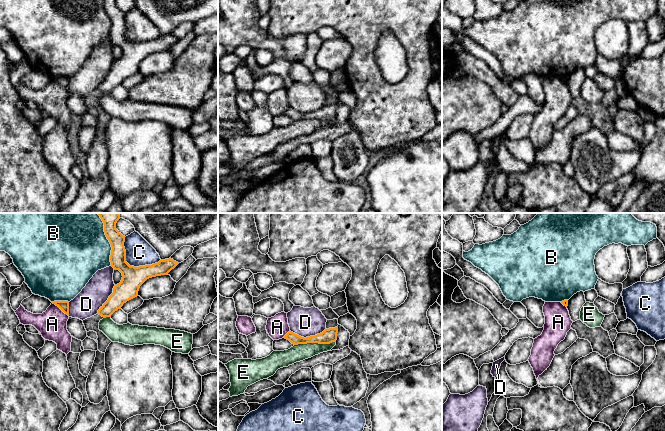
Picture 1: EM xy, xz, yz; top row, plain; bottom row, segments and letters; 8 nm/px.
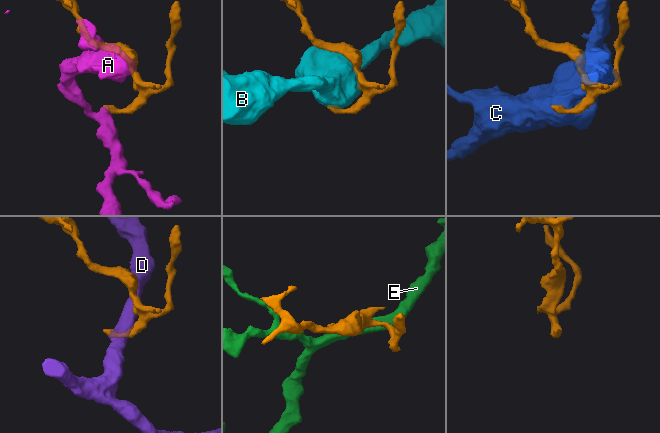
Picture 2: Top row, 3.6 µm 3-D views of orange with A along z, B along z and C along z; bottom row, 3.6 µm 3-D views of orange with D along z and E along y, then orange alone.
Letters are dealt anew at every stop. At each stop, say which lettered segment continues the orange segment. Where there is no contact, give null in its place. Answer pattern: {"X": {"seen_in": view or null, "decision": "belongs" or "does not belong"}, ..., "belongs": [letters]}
{"A": {"seen_in": "xy", "decision": "does not belong"}, "B": {"seen_in": "xy", "decision": "does not belong"}, "C": {"seen_in": "xy", "decision": "does not belong"}, "D": {"seen_in": "xz", "decision": "does not belong"}, "E": {"seen_in": "xz", "decision": "does not belong"}, "belongs": []}

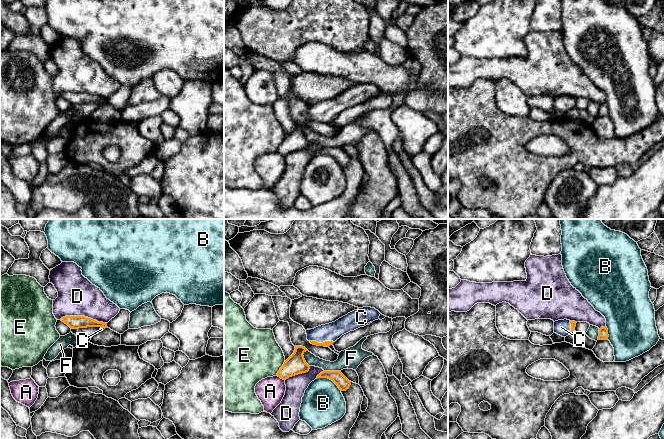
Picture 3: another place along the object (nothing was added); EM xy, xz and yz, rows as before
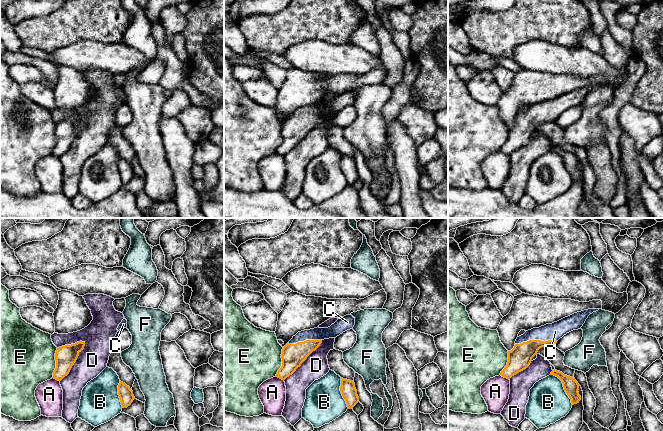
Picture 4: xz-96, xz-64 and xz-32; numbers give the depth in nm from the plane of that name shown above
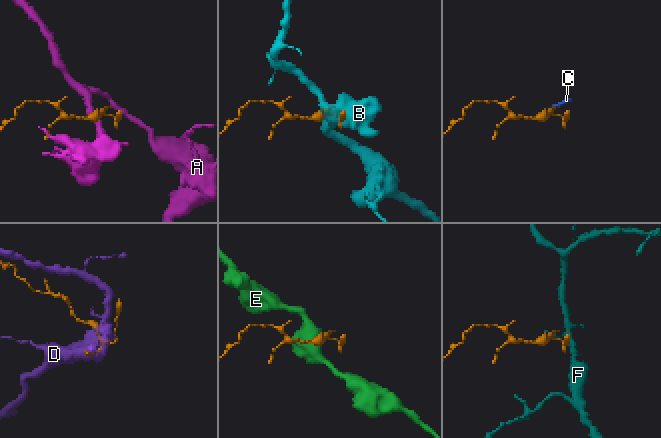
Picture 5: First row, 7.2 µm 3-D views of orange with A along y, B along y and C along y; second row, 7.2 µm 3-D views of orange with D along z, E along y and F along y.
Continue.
{"A": {"seen_in": "xz", "decision": "does not belong"}, "B": {"seen_in": "xz", "decision": "does not belong"}, "C": {"seen_in": "xz", "decision": "belongs"}, "D": {"seen_in": "xz", "decision": "does not belong"}, "E": {"seen_in": "xz", "decision": "does not belong"}, "F": {"seen_in": "xz", "decision": "does not belong"}, "belongs": ["C"]}

